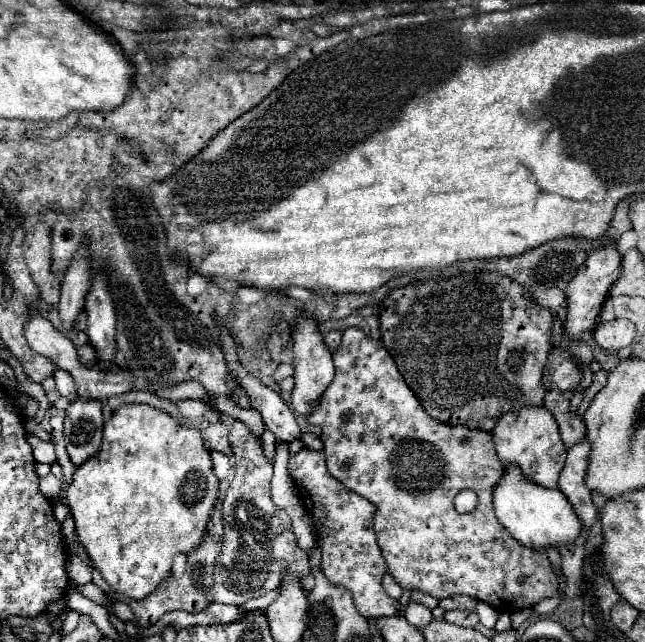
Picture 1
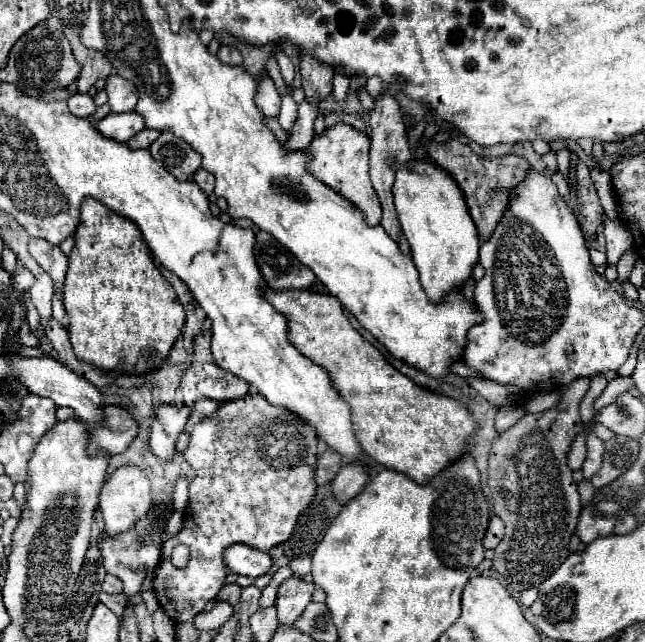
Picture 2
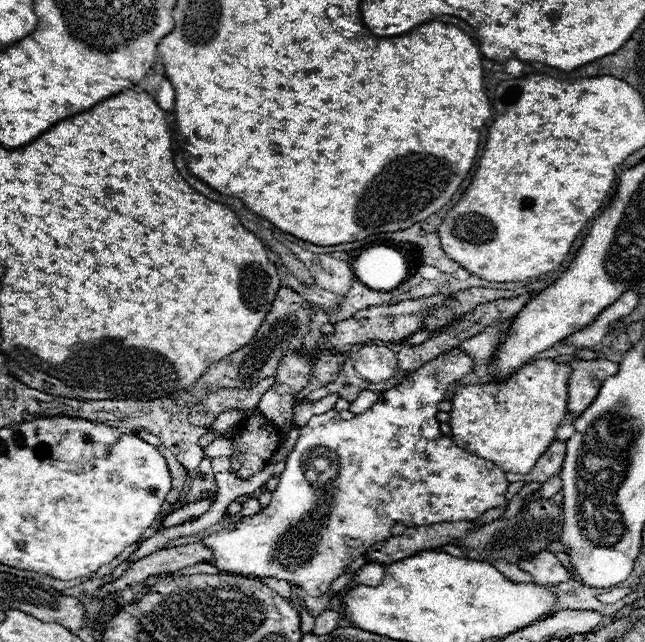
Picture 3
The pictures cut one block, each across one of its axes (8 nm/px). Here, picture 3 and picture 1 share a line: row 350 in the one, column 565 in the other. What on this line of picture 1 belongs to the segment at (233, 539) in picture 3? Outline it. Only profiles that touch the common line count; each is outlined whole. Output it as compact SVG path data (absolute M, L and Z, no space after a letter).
M526 406L526 410L512 410L510 414L504 414L494 426L492 438L504 466L516 462L536 484L558 488L558 476L566 462L566 448L558 432L556 418L544 406Z

